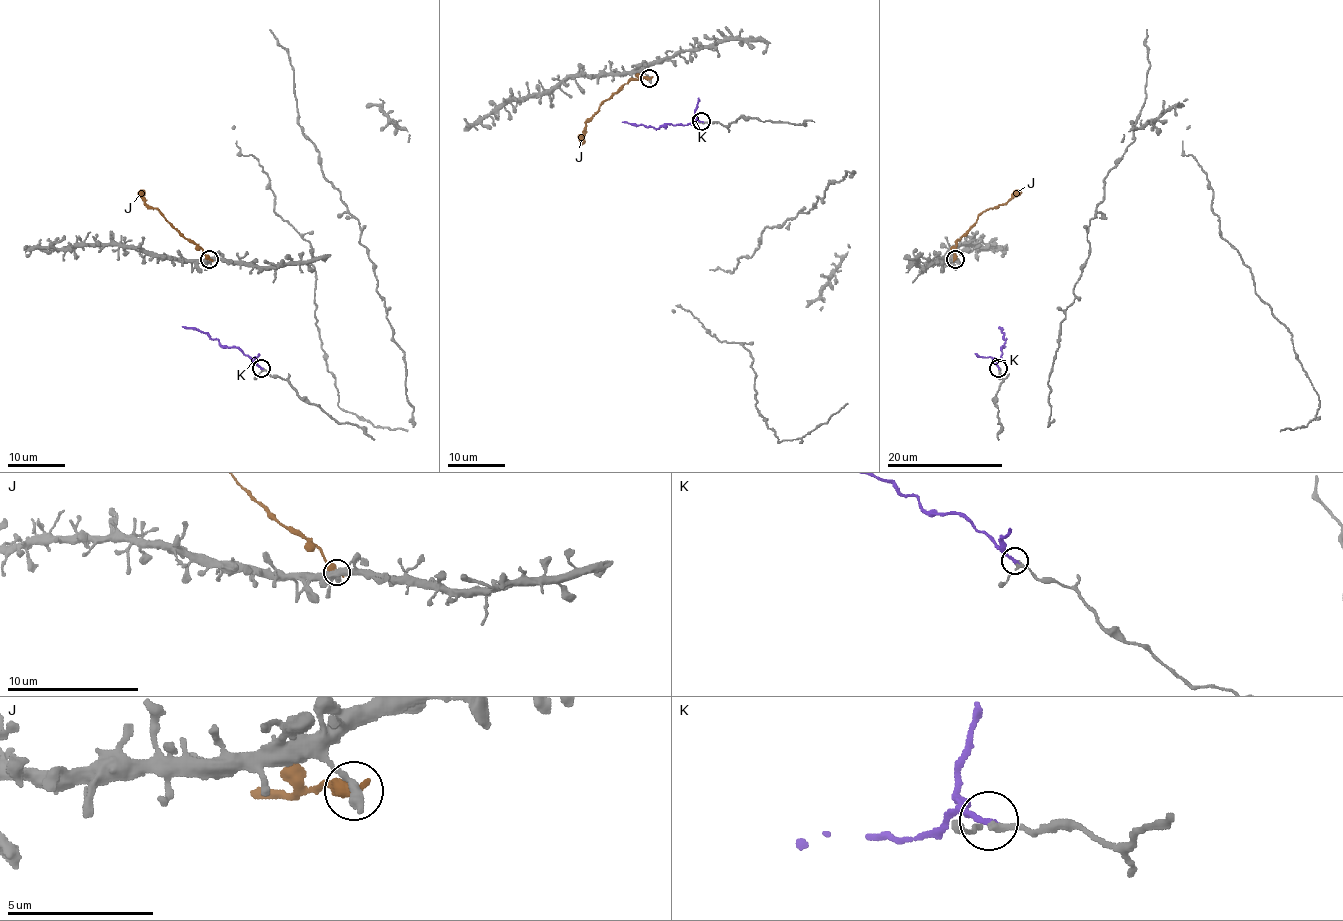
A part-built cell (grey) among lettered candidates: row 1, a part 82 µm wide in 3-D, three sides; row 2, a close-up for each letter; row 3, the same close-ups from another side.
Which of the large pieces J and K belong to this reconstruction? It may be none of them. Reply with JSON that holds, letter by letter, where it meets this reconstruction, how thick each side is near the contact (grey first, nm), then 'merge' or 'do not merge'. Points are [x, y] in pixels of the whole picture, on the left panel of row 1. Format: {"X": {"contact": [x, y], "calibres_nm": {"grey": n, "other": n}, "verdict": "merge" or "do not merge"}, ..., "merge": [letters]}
{"J": {"contact": [209, 259], "calibres_nm": {"grey": 420, "other": 480}, "verdict": "do not merge"}, "K": {"contact": [261, 368], "calibres_nm": {"grey": 240, "other": 200}, "verdict": "merge"}, "merge": ["K"]}

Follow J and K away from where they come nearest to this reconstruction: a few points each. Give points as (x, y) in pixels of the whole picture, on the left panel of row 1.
J: (209, 259), (157, 209), (145, 205), (141, 191)
K: (261, 368), (236, 348), (225, 348), (216, 339), (182, 326)

